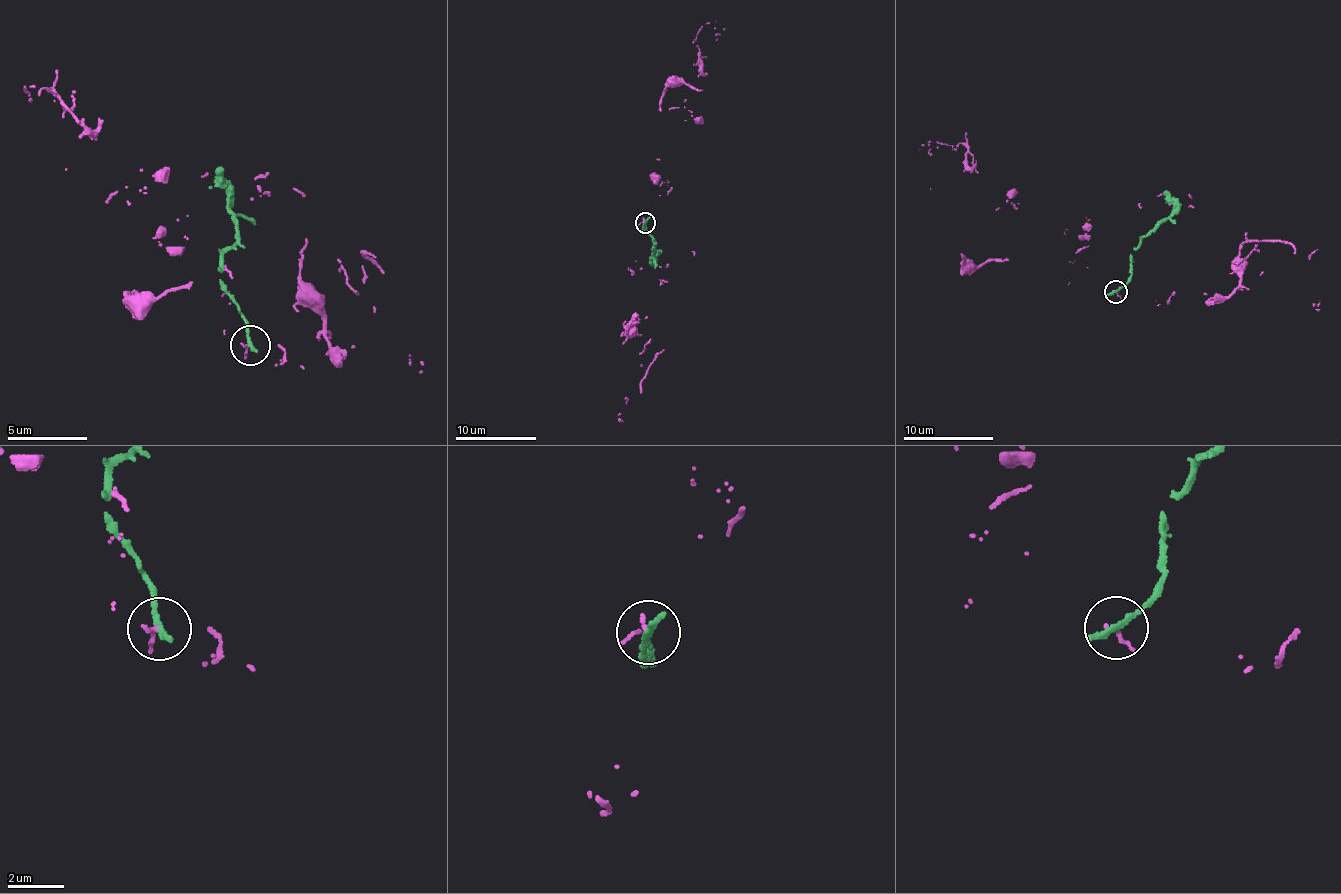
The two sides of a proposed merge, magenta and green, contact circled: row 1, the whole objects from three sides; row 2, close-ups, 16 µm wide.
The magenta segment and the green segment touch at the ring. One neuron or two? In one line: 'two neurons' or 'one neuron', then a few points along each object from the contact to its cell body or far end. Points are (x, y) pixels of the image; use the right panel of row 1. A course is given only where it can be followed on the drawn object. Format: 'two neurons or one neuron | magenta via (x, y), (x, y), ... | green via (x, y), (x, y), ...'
two neurons | magenta via (1116, 291), (1075, 261), (1085, 229), (1065, 229), (1017, 193), (1007, 202), (961, 142), (927, 142), (929, 190) | green via (1116, 291), (1130, 277), (1131, 254), (1149, 232), (1171, 216), (1172, 202), (1164, 191)

